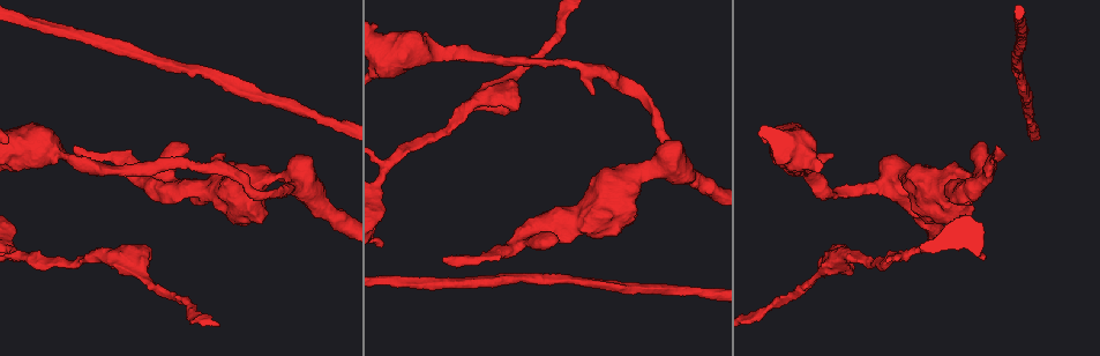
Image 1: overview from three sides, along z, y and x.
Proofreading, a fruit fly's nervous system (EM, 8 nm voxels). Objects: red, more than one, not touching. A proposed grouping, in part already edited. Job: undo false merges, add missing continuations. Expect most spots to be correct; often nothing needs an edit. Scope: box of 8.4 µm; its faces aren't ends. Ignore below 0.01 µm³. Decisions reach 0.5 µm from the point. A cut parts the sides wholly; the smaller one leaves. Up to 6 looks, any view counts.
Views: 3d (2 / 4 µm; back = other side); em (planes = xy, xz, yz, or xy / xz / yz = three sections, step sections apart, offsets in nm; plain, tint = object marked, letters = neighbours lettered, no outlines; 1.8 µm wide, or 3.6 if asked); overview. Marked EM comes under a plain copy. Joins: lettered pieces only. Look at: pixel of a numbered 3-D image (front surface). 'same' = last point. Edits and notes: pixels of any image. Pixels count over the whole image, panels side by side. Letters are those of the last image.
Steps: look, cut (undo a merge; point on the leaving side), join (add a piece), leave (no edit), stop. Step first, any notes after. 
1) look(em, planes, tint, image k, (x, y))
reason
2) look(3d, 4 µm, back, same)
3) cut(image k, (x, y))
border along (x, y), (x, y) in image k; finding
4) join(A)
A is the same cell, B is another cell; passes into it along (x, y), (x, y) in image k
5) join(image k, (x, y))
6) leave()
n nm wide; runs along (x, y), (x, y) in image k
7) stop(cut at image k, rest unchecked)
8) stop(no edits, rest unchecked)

look(3d, 4 µm, image 1, (426, 50))
thick turns thin

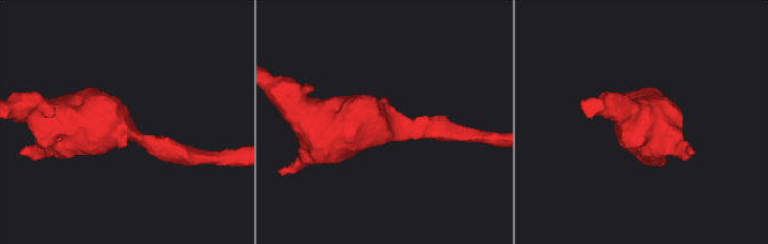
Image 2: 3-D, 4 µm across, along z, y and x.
look(em, 3.6 µm, planes, tint, image 2, (124, 129))
need the tissue

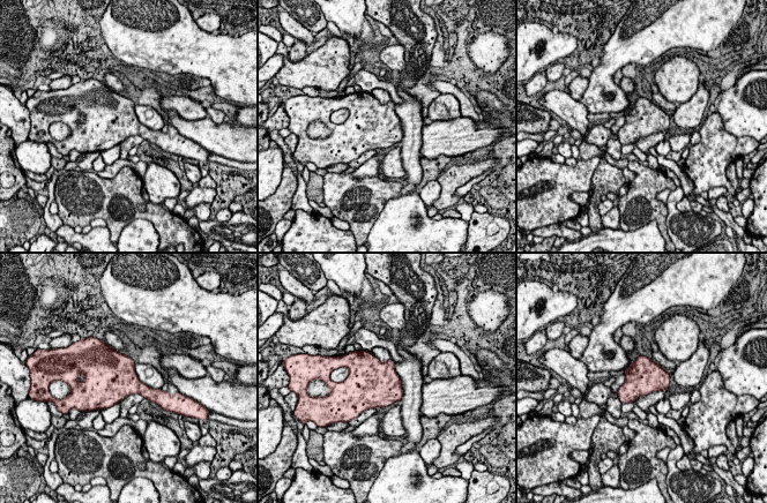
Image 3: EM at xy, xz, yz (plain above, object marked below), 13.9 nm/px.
look(em, 3.6 µm, planes, letters, same)
what lies round it

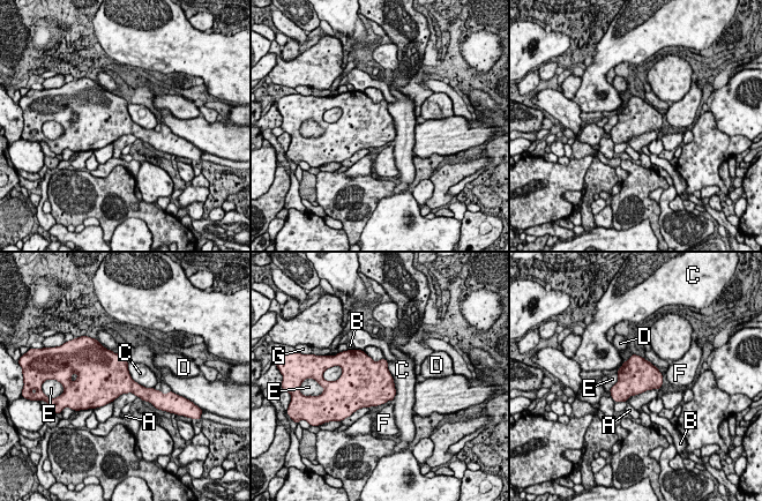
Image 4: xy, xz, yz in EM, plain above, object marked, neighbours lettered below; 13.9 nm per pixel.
leave()
C touches over 550 nm; A, B, C, D, E, F and G are other cells; border along (387, 361), (395, 389), (393, 401) in image 4; continuous, no second cell

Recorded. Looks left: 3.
look(em, 3.6 µm, planes, tint, image 1, (168, 185))

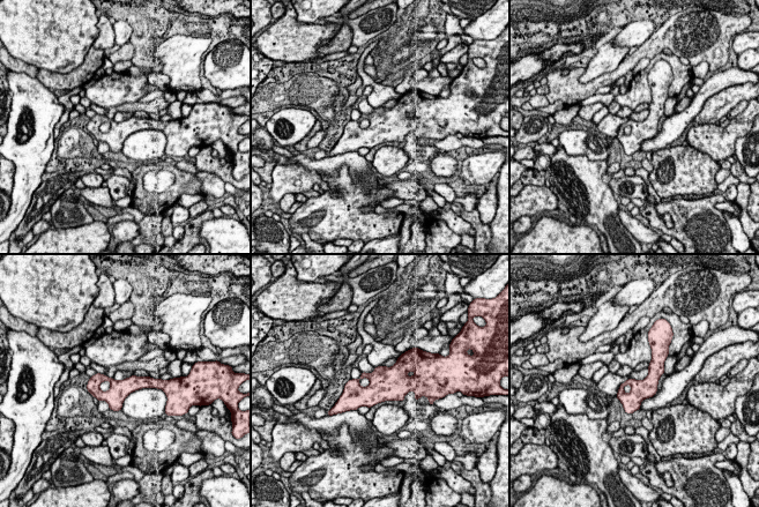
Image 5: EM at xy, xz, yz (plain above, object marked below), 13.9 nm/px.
look(em, 3.6 µm, planes, letters, same)

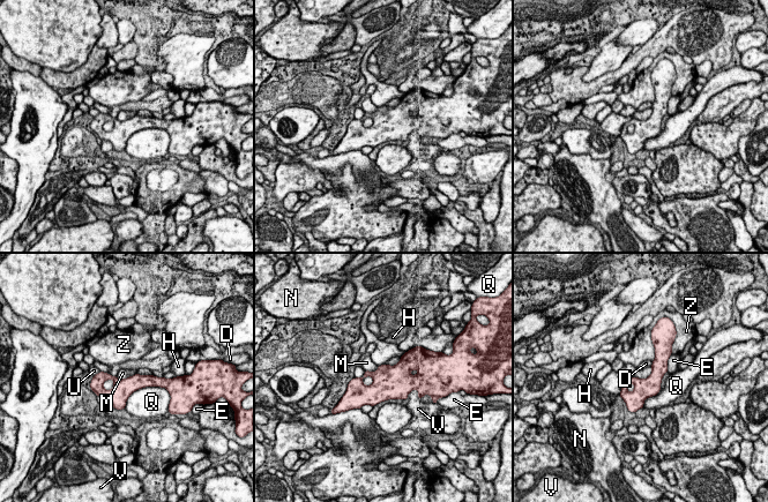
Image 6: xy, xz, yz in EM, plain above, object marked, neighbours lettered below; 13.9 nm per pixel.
leave()
360 nm wide; D, E, H, M, N, Q, U, V and Z are other cells; one cell here

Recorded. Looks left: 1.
look(em, planes, letters, image 1, (131, 257))
a fork

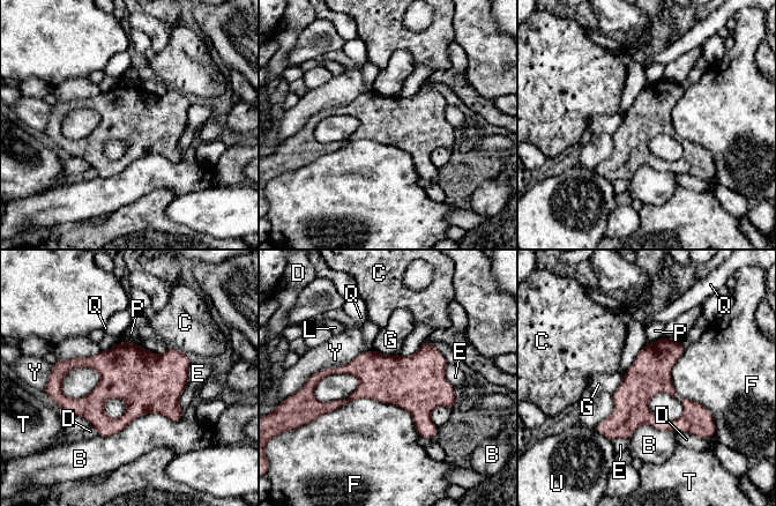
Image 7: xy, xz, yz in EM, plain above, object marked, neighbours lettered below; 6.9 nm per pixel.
leave()
B, C, D, E, F, G, L, P, Q, T, U and Y are other cells; border along (374, 349), (396, 355) in image 7; continuous, no second cell

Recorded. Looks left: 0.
stop(no edits, rest unchecked)

